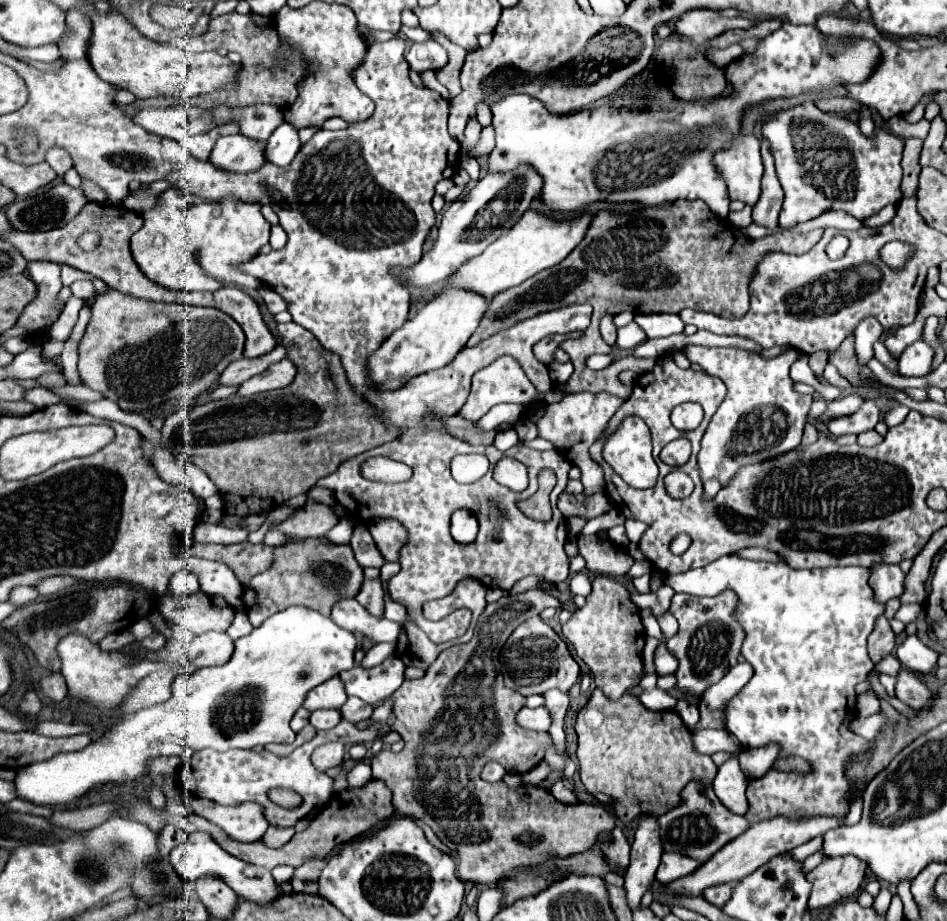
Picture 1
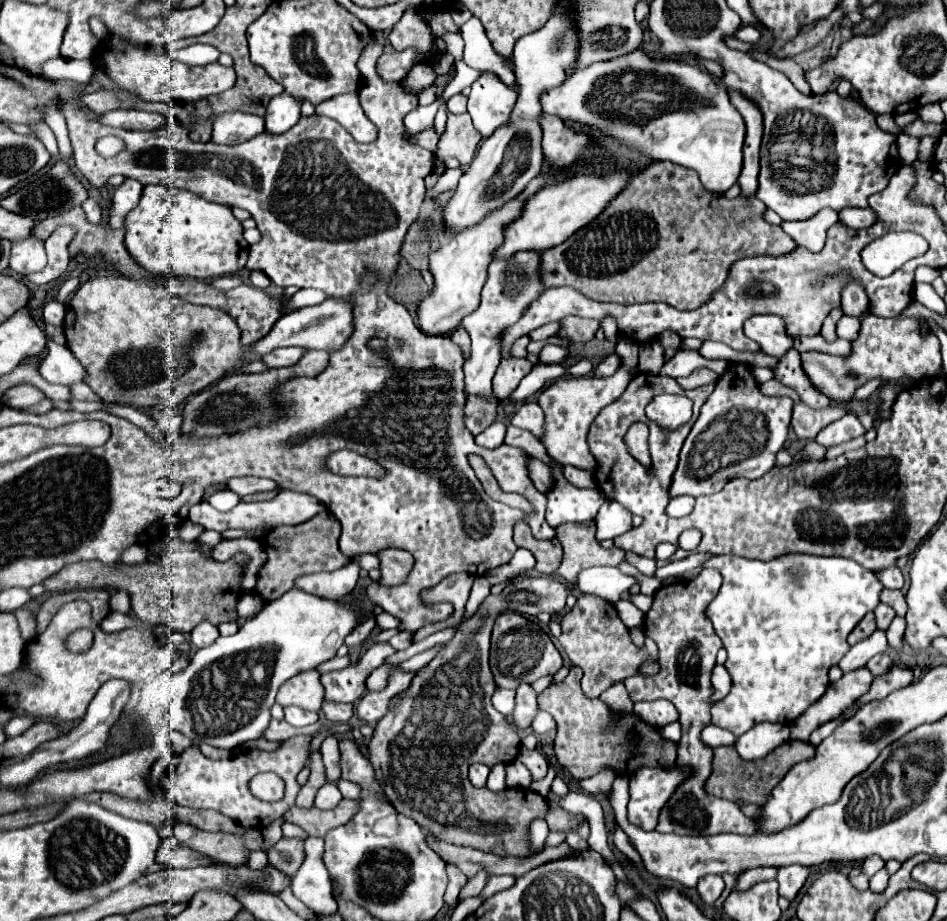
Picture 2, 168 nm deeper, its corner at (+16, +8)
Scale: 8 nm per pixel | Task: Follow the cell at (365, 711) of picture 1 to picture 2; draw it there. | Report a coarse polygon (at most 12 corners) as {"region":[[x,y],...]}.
{"region":[[322,704],[326,720],[346,722],[354,714],[352,704]]}

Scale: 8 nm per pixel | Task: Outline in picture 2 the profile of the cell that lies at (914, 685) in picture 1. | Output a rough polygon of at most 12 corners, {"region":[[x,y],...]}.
{"region":[[878,654],[866,668],[878,678],[890,672],[892,658]]}

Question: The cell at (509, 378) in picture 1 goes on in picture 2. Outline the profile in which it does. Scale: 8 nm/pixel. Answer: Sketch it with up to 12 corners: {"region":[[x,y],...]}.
{"region":[[538,252],[494,260],[472,338],[466,396],[492,396],[498,332],[542,292]]}

